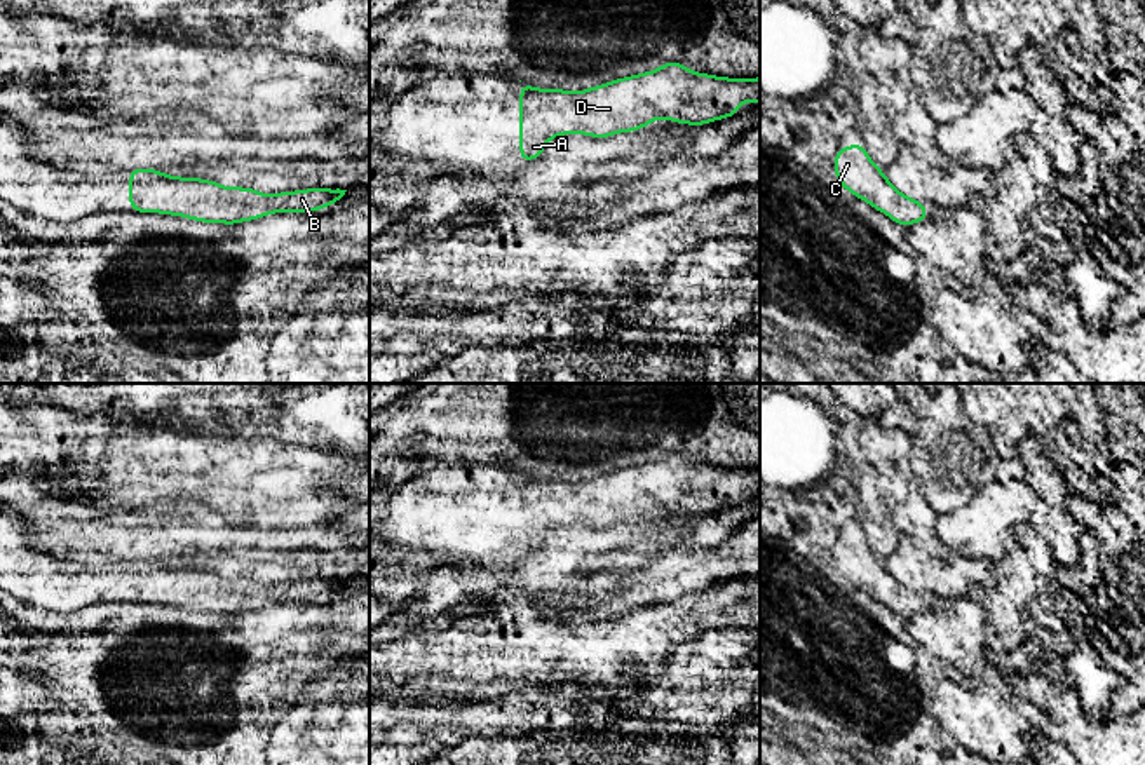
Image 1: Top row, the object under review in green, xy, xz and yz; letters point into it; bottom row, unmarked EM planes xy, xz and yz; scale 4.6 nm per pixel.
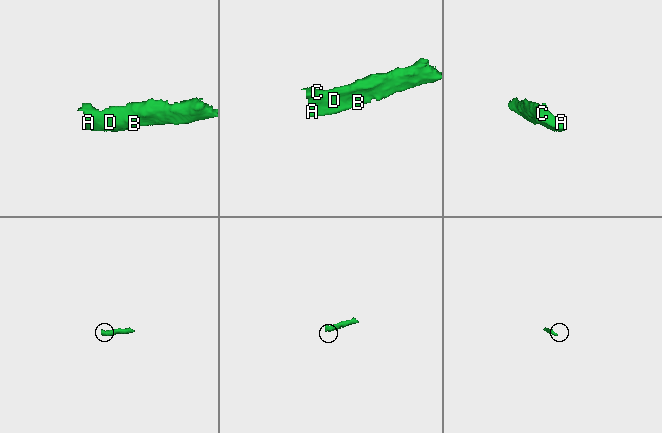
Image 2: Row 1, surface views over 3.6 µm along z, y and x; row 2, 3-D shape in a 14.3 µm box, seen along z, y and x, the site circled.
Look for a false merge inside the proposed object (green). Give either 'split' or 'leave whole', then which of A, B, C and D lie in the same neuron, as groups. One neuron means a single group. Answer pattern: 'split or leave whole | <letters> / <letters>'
leave whole | A B C D

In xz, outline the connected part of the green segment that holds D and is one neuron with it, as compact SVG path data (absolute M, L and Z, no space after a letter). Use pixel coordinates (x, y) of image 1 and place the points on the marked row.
M666 61L657 70L622 77L586 91L535 89L521 82L519 89L519 162L544 155L544 146L558 134L586 134L606 139L617 132L648 127L657 117L701 127L708 122L739 115L742 101L760 103L760 77L727 78L690 71L685 64Z

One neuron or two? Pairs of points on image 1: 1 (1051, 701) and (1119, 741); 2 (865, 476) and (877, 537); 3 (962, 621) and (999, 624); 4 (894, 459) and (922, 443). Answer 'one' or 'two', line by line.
1: one
2: one
3: two
4: two

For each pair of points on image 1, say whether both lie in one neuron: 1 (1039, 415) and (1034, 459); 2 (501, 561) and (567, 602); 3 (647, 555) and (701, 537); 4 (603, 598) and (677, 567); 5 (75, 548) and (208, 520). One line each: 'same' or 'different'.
1: different
2: different
3: same
4: different
5: same

